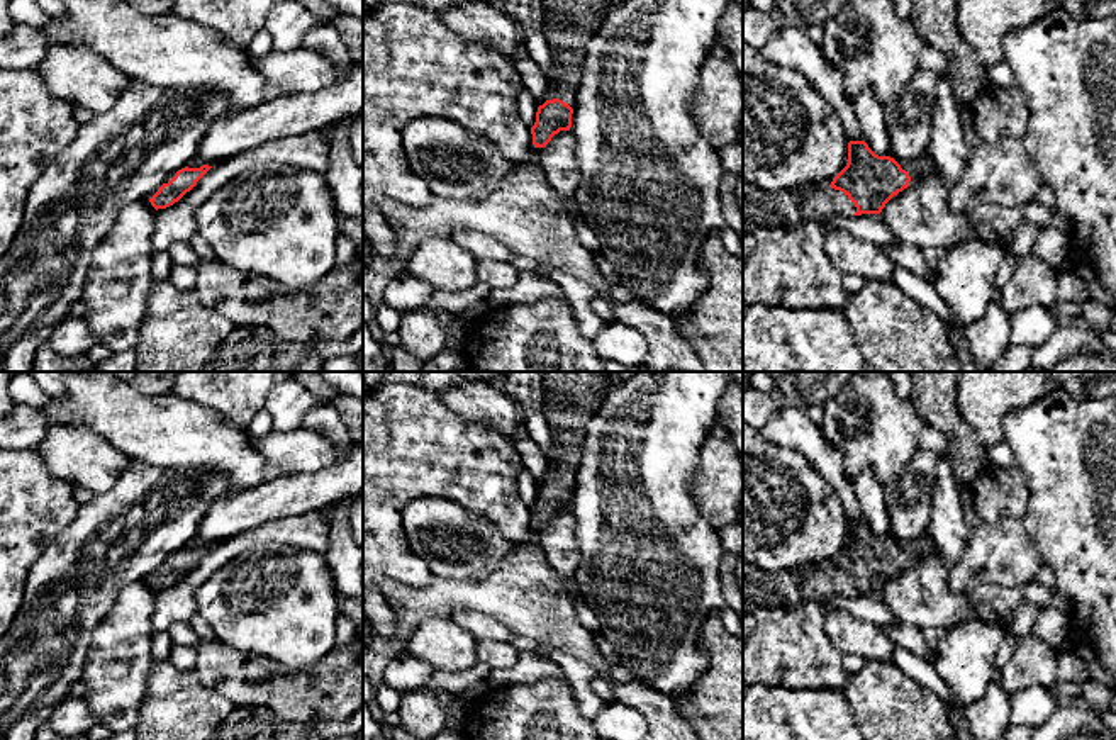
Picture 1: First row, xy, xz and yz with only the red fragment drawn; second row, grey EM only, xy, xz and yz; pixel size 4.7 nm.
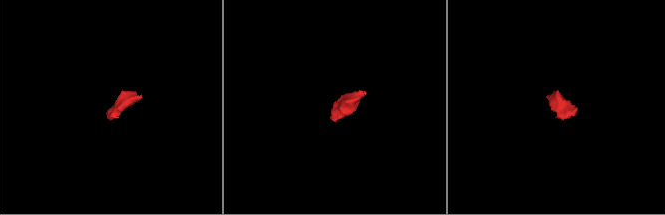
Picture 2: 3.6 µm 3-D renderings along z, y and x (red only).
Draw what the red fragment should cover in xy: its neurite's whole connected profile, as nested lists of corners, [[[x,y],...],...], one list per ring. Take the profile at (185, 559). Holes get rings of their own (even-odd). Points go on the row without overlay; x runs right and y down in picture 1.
[[[190,543],[188,547],[171,553],[158,572],[149,579],[151,586],[158,589],[166,589],[178,582],[187,572],[190,572],[197,562],[210,550],[212,547],[198,543]]]

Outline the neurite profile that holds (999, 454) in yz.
[[[1004,441],[989,446],[987,457],[989,457],[990,463],[999,468],[1007,468],[1007,467],[1016,465],[1013,453]]]

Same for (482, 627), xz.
[[[458,609],[451,614],[451,619],[477,642],[511,642],[516,633],[497,618],[478,611]]]

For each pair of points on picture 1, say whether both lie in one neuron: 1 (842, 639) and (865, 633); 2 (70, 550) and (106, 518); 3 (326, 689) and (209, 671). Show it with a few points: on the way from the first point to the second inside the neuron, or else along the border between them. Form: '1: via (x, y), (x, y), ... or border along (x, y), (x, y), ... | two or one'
1: via (847, 635), (860, 635) | one
2: via (78, 545), (97, 526) | one
3: via (297, 689), (280, 689), (238, 676) | one

